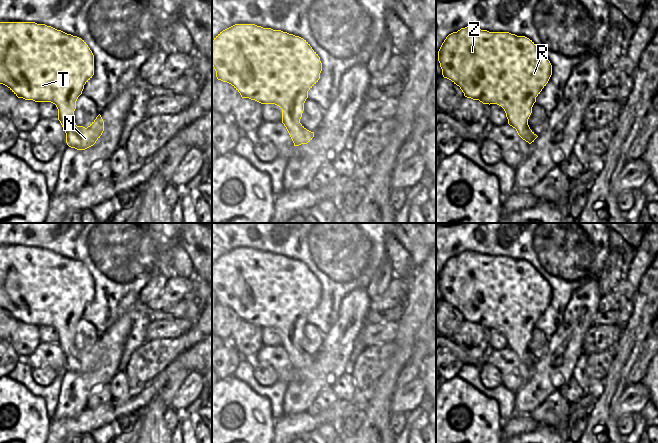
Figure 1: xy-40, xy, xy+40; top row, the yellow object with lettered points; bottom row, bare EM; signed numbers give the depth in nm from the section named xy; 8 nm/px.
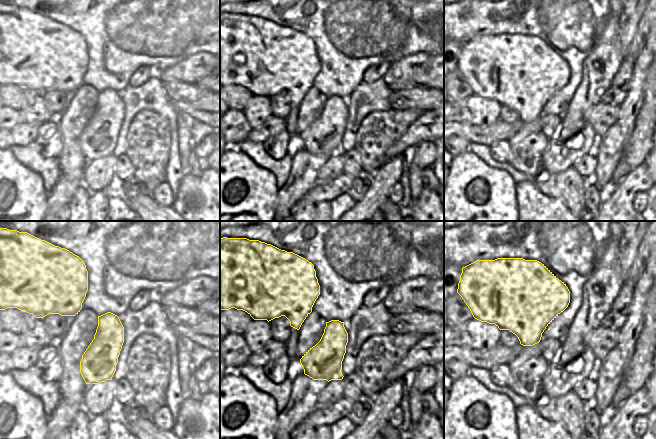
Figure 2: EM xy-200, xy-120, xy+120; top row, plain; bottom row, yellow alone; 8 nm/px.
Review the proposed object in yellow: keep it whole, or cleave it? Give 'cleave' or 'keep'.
keep

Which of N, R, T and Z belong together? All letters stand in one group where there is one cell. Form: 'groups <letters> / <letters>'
groups N R T Z

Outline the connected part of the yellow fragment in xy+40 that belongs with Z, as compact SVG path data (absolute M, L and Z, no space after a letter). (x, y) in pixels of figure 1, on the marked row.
M467 26L446 37L438 51L438 61L443 77L459 86L465 97L501 106L518 135L529 144L534 142L538 136L530 129L528 119L536 97L552 75L552 65L532 40Z

